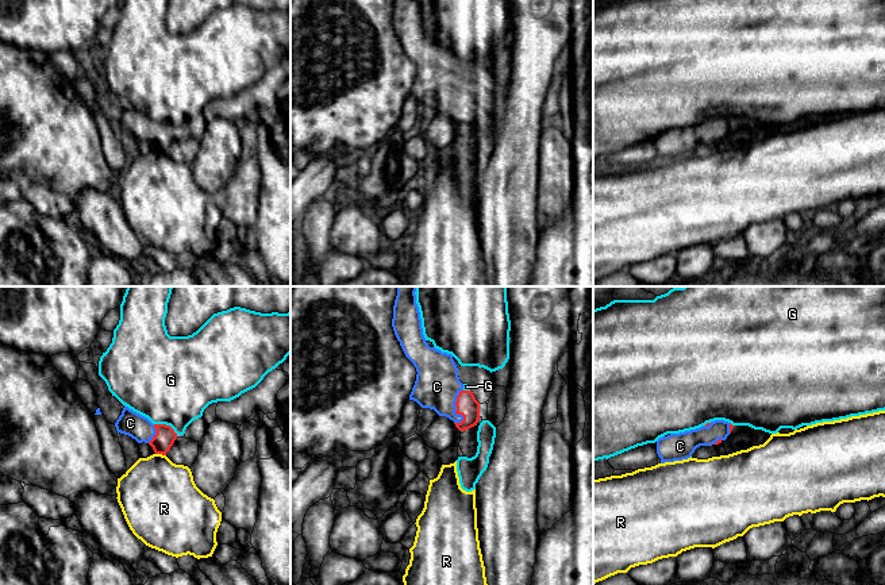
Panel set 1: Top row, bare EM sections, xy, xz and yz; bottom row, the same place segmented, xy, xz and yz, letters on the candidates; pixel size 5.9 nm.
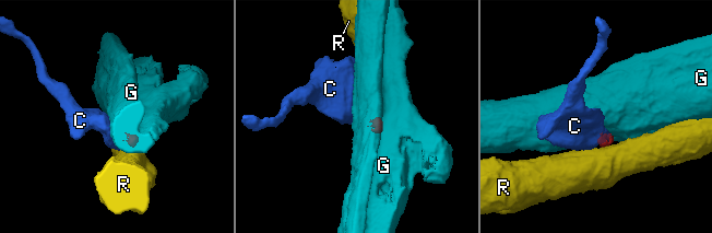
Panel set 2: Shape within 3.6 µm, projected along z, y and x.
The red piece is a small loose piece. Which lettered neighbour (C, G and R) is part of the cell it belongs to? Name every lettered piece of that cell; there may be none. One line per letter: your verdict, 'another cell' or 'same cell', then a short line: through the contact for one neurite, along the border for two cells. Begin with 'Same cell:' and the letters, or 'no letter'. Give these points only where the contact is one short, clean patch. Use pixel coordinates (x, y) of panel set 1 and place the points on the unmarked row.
Same cell: C
C: same cell; line xz (466, 102), (457, 107), (437, 84)
G: another cell; line xy (154, 120), (165, 120), (177, 131)
R: another cell; line xy (156, 150), (165, 153)

